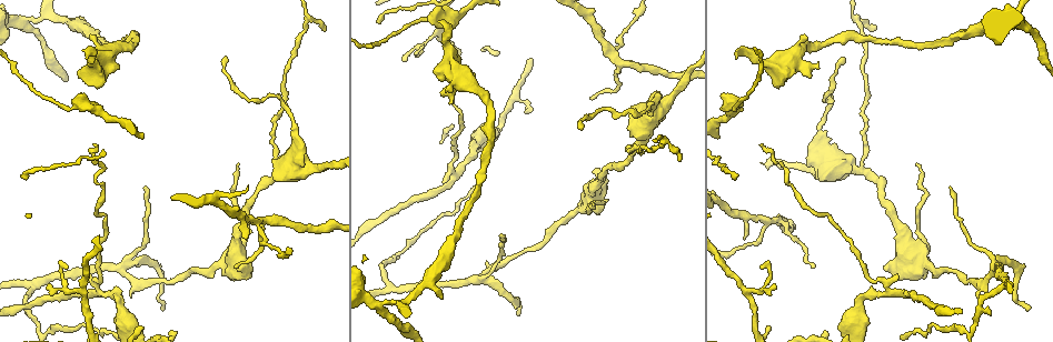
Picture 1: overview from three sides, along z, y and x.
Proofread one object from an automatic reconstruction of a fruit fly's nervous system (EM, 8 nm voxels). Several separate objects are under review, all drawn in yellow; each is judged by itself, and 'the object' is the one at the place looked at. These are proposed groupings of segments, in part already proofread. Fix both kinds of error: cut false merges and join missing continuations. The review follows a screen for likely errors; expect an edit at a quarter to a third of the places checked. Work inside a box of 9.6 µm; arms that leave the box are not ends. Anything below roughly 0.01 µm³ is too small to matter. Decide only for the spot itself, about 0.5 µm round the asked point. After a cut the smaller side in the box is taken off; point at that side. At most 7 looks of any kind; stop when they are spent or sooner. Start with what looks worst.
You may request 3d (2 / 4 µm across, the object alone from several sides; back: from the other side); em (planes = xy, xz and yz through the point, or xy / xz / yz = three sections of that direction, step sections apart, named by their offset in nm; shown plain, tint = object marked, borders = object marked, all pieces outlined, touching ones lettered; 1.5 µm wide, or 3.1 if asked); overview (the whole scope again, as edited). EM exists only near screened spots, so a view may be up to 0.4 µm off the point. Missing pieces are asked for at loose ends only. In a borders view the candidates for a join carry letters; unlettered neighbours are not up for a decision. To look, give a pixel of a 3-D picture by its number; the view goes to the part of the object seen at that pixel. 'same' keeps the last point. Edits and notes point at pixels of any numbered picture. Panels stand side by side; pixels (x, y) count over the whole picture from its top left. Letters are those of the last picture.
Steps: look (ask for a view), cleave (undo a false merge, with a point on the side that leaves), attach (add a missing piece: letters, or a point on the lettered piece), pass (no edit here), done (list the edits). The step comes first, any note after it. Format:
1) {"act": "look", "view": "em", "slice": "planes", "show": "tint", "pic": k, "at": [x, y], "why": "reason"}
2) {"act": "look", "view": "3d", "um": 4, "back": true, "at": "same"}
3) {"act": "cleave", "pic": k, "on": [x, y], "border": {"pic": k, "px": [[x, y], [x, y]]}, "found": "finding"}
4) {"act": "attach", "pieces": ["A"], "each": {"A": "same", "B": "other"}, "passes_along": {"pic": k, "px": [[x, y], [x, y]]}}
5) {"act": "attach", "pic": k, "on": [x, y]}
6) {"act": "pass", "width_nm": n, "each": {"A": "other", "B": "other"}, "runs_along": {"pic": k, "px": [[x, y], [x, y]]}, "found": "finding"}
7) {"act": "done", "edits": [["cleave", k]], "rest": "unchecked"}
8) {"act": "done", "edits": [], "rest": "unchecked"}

{"act": "look", "view": "em", "slice": "yz", "step": 4, "show": "tint", "pic": 1, "at": [458, 169]}

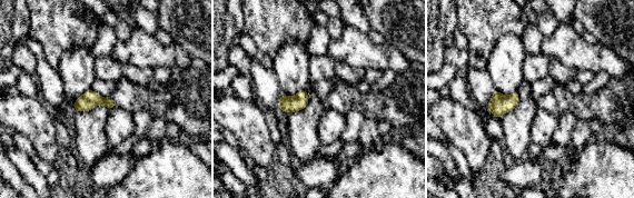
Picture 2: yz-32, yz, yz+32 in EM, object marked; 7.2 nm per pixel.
{"act": "look", "view": "em", "slice": "planes", "show": "borders", "at": "same"}

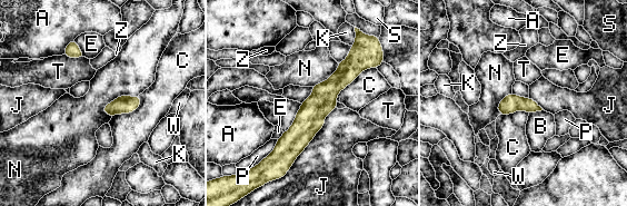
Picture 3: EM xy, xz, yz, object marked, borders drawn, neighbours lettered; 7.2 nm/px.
{"act": "pass", "width_nm": 110, "each": {"A": "other", "B": "other", "C": "other", "E": "other", "J": "other", "K": "other", "N": "other", "P": "other", "S": "other", "T": "other", "W": "other", "Z": "other"}, "runs_along": {"pic": 3, "px": [[355, 55], [278, 163]]}, "found": "all the same cell"}

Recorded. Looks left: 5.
{"act": "look", "view": "em", "slice": "planes", "show": "tint", "pic": 1, "at": [406, 60], "why": "free end"}

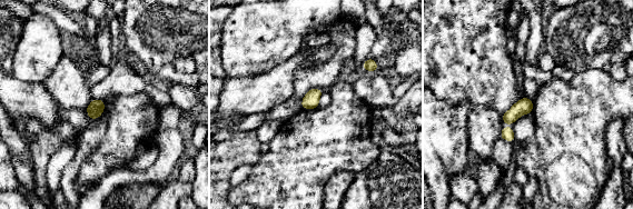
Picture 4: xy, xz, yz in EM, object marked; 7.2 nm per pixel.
{"act": "look", "view": "em", "slice": "planes", "show": "borders", "at": "same"}

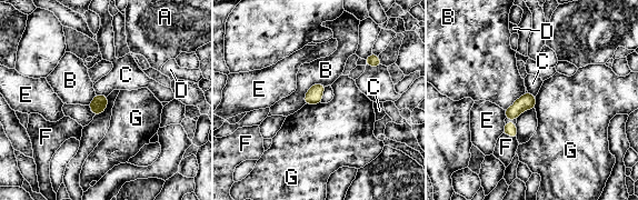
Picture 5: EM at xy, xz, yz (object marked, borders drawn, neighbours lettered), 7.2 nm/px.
{"act": "pass", "longest_contact_nm": ["B", 200], "each": {"A": "other", "B": "other", "C": "other", "D": "other", "E": "other", "F": "other", "G": "other"}, "found": "no lettered piece goes on from it"}

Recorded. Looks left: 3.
{"act": "look", "view": "3d", "um": 4, "pic": 1, "at": [424, 19], "why": "thick turns thin"}

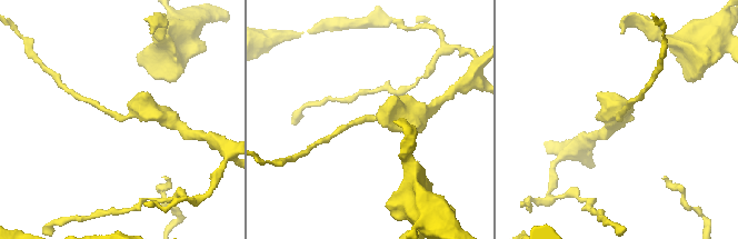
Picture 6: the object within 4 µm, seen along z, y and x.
{"act": "look", "view": "em", "slice": "planes", "show": "borders", "pic": 6, "at": [117, 119], "why": "need the tissue"}

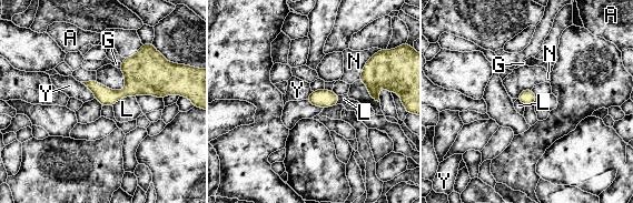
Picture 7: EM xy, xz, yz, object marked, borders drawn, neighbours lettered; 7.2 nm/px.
{"act": "pass", "each": {"A": "other", "G": "other", "L": "other", "N": "other", "Y": "other"}, "border": {"pic": 7, "px": [[80, 82], [90, 90], [95, 98]]}, "found": "continuous, no second cell"}

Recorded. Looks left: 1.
{"act": "done", "edits": [], "rest": "unchecked"}

